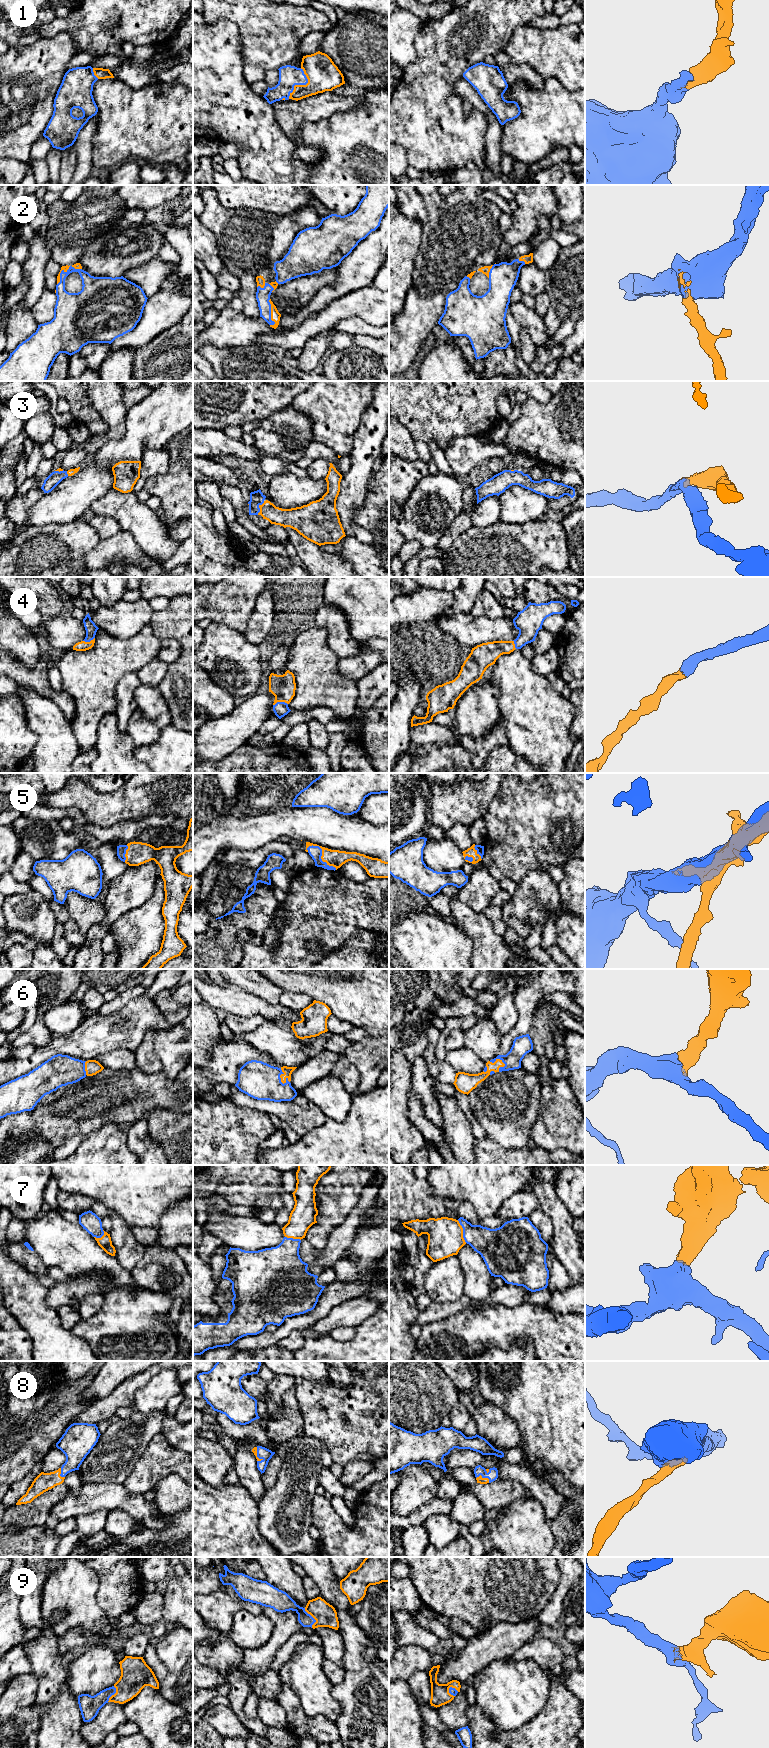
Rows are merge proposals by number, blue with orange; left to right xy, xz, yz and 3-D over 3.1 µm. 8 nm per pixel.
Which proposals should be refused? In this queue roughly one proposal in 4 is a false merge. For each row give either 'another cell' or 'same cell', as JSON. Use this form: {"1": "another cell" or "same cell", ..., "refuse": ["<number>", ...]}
{"1": "same cell", "2": "same cell", "3": "same cell", "4": "same cell", "5": "another cell", "6": "same cell", "7": "same cell", "8": "same cell", "9": "same cell", "refuse": ["5"]}

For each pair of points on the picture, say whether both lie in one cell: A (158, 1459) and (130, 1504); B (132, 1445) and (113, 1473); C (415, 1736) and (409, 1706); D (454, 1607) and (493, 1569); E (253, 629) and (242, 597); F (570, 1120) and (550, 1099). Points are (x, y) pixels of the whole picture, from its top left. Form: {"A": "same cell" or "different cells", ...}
{"A": "different cells", "B": "same cell", "C": "same cell", "D": "same cell", "E": "different cells", "F": "same cell"}

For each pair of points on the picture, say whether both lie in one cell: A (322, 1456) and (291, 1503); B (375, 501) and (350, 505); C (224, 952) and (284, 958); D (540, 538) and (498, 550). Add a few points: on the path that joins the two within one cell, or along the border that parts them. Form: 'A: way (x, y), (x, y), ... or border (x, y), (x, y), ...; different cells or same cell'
A: way (310, 1467), (297, 1480), (294, 1491); same cell
B: border (369, 481), (354, 517), (362, 527); different cells
C: border (263, 941), (258, 944), (246, 942), (241, 958); different cells
D: way (530, 547), (523, 550), (508, 550); same cell

